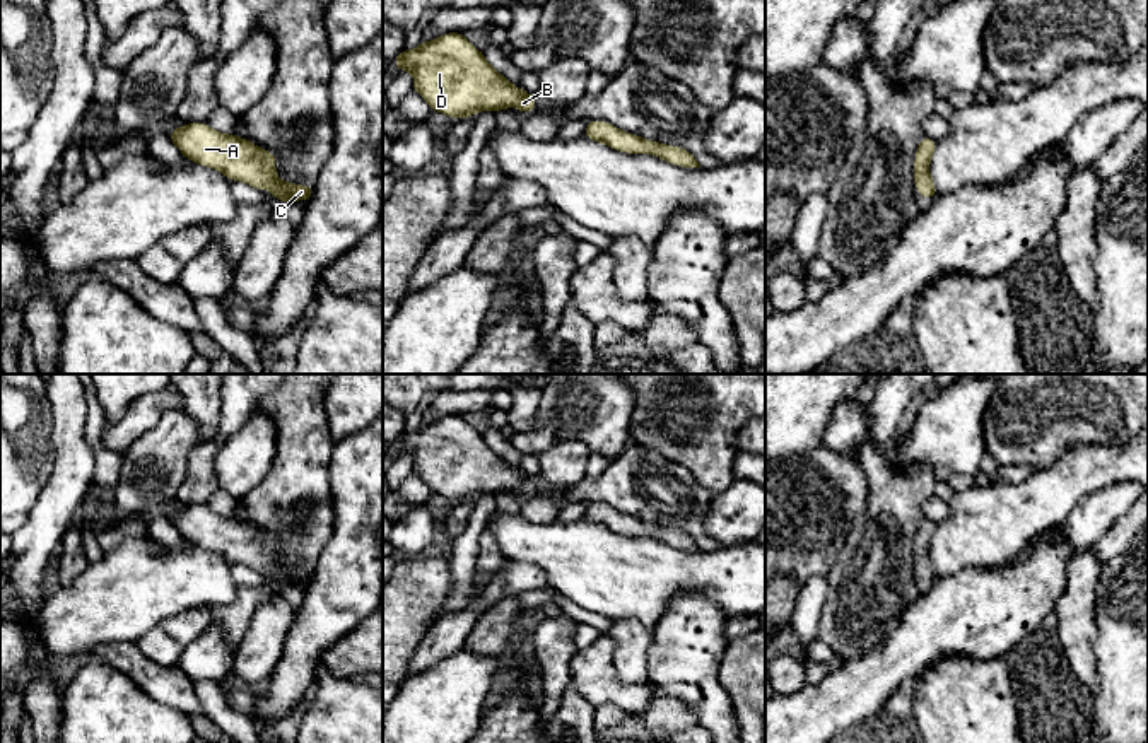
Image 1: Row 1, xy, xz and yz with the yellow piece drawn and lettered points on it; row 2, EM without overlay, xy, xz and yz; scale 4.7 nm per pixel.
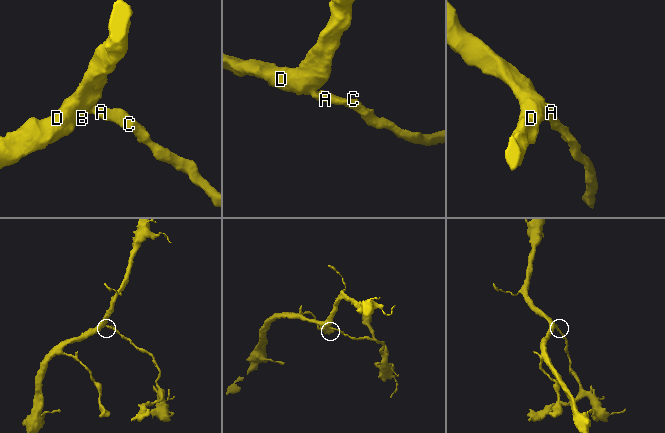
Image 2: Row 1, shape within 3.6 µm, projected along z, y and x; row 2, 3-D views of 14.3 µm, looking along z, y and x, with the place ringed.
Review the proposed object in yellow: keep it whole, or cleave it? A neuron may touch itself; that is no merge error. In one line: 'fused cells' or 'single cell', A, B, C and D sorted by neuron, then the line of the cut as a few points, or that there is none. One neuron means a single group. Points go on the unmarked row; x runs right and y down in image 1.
single cell; A B C D; no cut

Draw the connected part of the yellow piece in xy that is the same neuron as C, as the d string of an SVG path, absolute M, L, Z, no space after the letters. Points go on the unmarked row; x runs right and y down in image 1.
M190 506L174 511L169 521L186 541L214 550L232 564L243 564L258 572L270 570L275 582L308 584L314 576L314 569L306 570L278 562L275 536L234 516L224 518L207 506Z

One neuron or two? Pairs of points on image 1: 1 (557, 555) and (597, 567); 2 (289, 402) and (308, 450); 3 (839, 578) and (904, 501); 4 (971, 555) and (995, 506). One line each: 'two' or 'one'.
1: one
2: one
3: one
4: one

